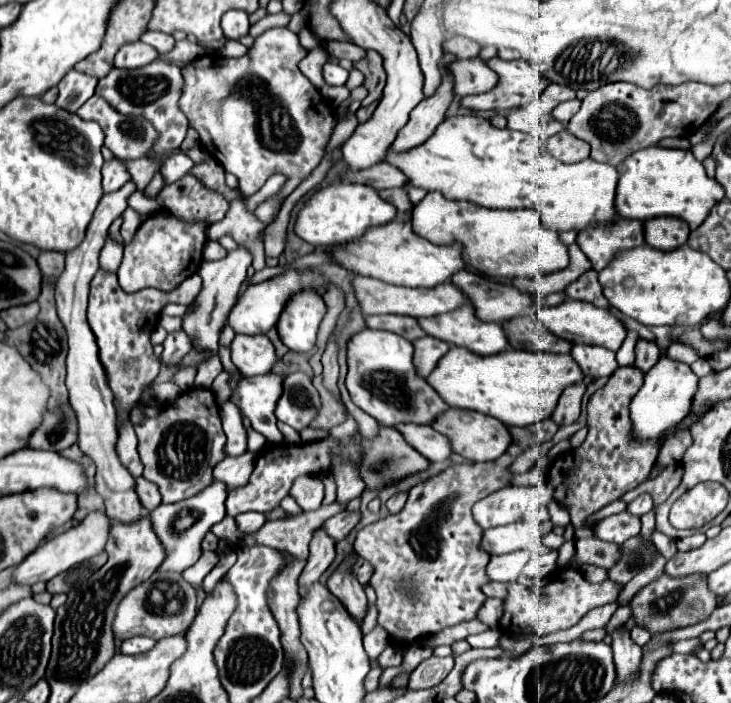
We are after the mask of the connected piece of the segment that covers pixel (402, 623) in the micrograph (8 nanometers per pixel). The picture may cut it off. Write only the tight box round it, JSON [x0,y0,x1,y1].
[354,428,530,646]

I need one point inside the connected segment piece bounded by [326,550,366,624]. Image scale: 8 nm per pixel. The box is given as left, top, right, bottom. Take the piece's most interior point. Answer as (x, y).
(343, 584)

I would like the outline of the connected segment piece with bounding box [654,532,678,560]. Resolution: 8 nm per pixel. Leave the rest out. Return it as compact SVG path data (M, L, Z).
M654 532L654 542L656 542L656 548L664 554L664 558L672 558L678 550L676 550L676 540L660 534L660 532Z

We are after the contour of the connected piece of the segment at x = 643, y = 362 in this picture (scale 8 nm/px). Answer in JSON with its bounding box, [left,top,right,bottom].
[635,340,660,373]

